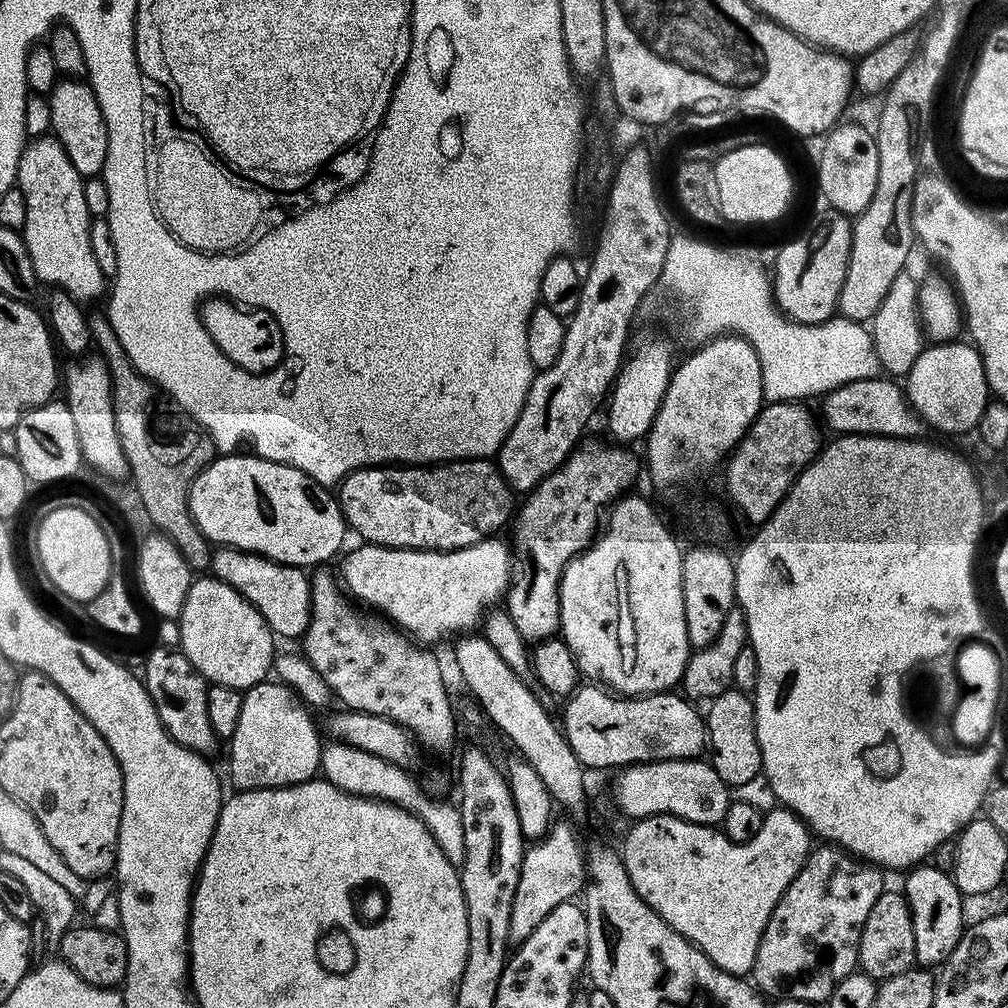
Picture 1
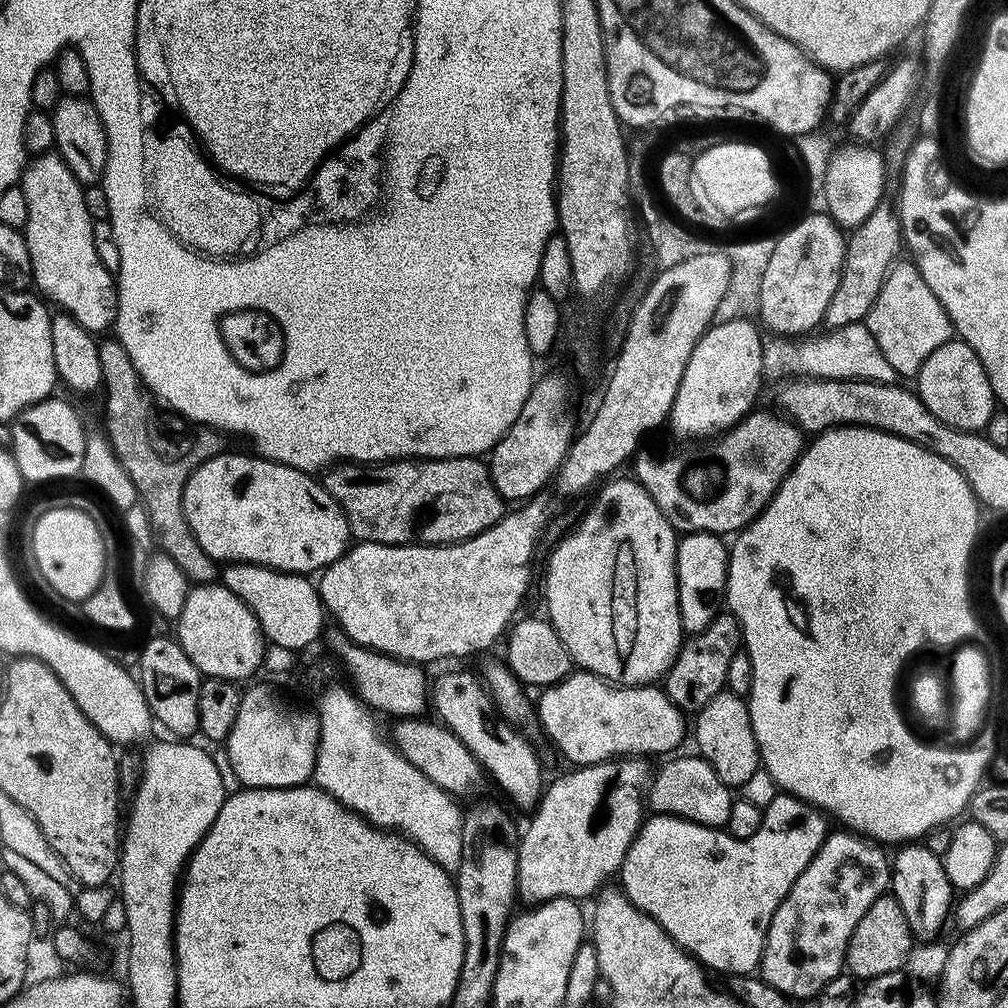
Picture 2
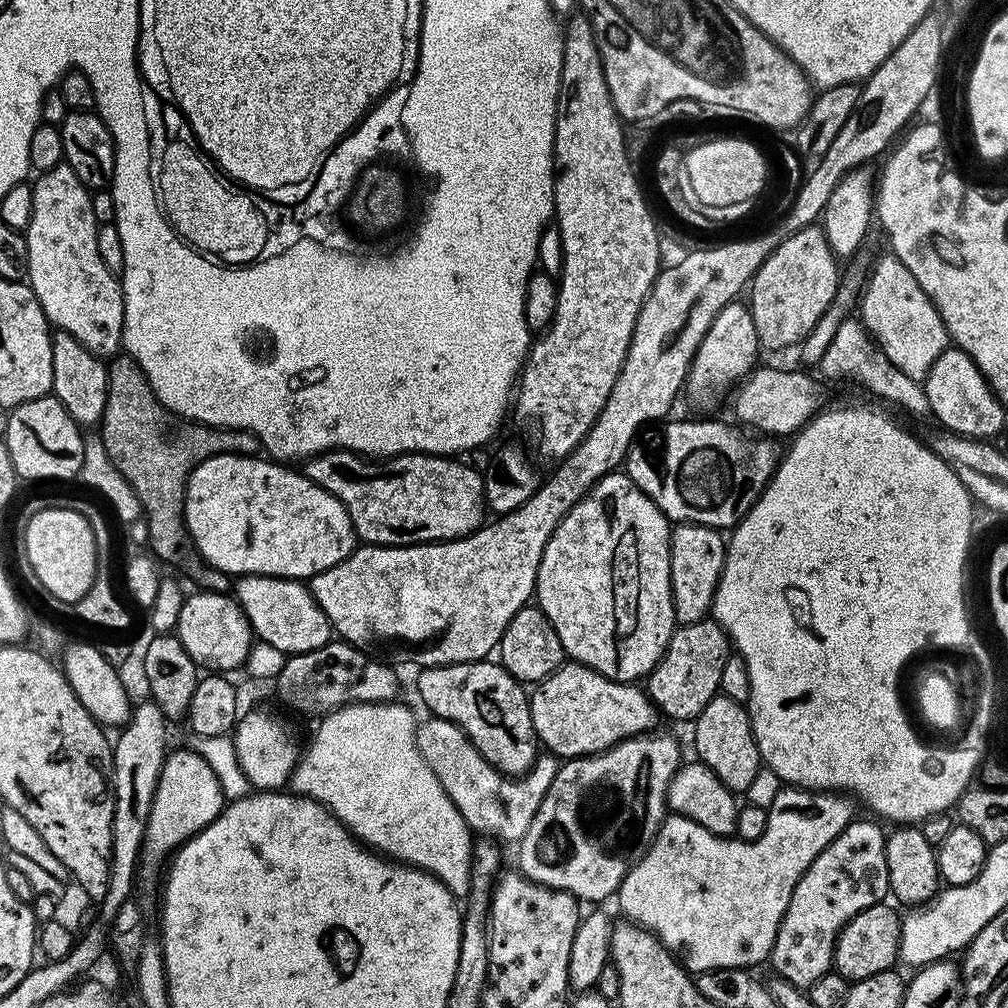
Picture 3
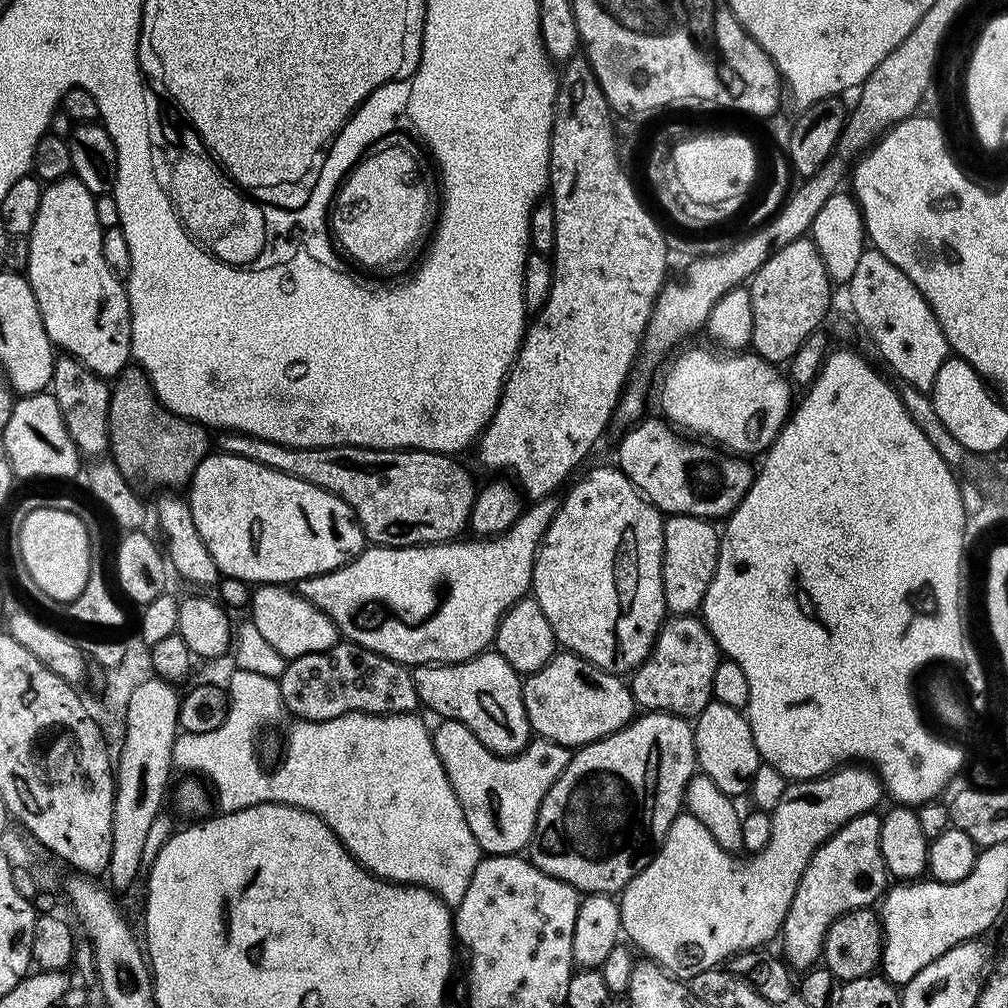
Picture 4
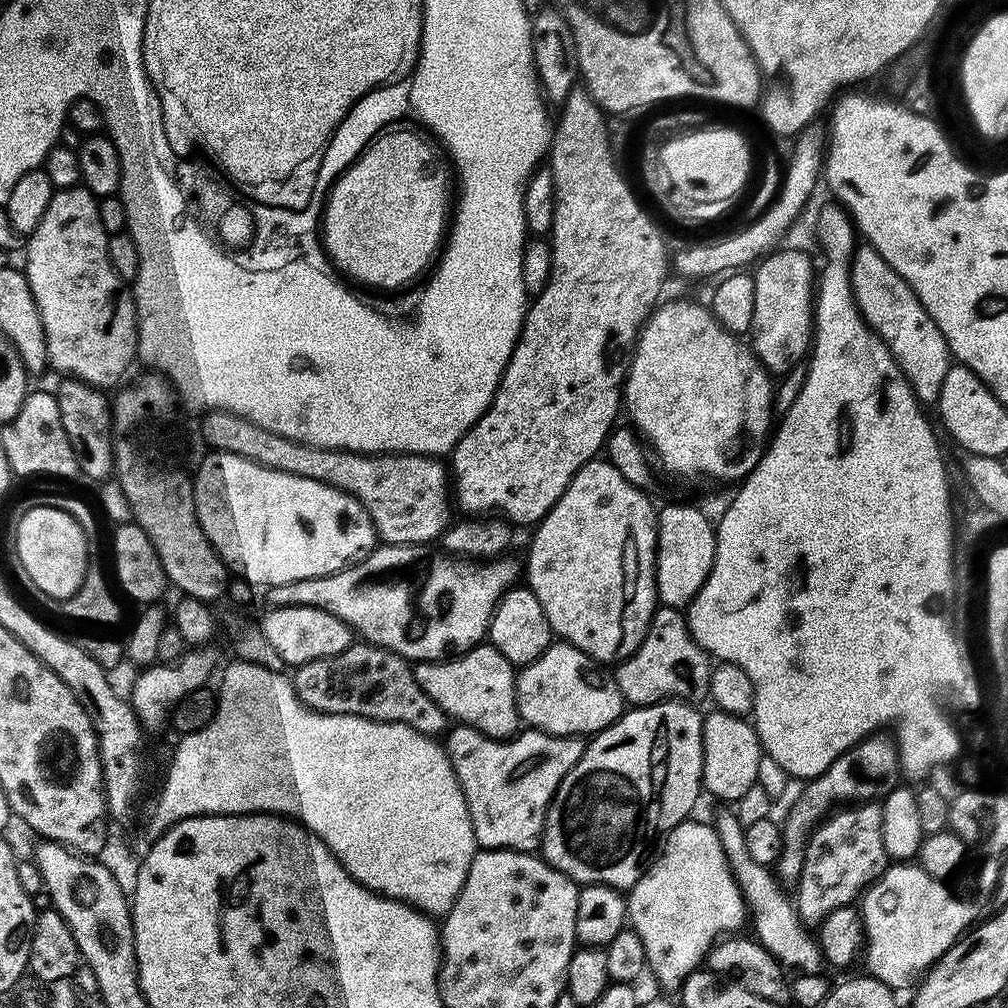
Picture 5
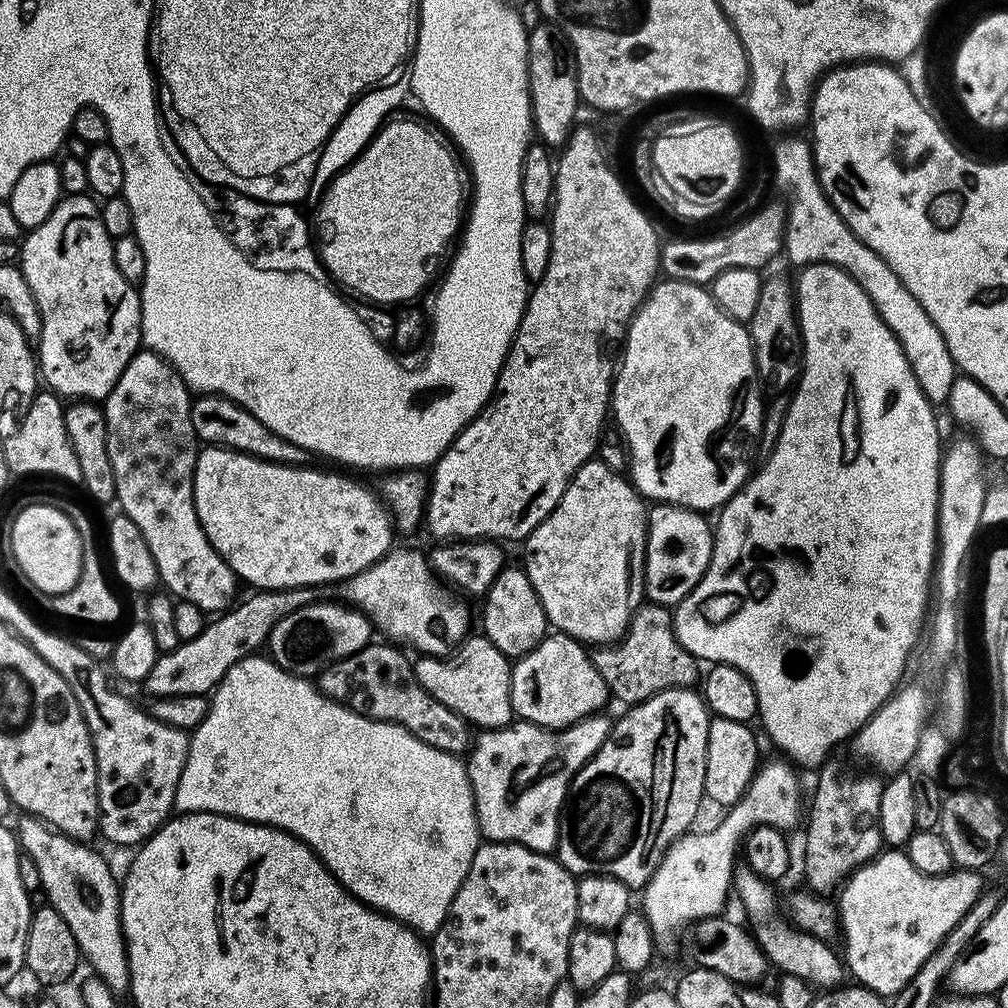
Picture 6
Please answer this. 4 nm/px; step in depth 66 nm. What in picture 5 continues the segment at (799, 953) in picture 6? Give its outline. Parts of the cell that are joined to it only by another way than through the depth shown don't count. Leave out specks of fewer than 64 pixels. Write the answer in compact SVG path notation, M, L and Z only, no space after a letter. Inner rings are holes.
M724 812L717 820L714 820L714 827L728 868L731 870L736 885L739 886L740 893L743 894L750 924L754 926L752 932L755 939L785 967L796 968L795 971L798 972L819 971L824 964L824 959L817 939L808 934L809 929L797 914L793 901L789 896L787 898L776 882L777 877L770 874L771 869L751 857L750 850L746 847L743 822L741 823L732 813Z

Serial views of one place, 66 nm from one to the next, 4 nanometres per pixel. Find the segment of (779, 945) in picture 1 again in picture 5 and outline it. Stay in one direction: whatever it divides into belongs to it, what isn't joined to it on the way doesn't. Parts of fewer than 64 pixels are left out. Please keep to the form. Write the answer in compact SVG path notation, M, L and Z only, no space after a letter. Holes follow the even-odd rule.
M860 802L855 806L844 806L833 811L827 819L817 824L804 848L804 865L798 877L800 893L794 896L797 914L805 925L818 926L824 921L826 914L855 905L862 894L867 892L868 887L879 876L884 875L888 863L888 855L882 846L882 810L879 803Z

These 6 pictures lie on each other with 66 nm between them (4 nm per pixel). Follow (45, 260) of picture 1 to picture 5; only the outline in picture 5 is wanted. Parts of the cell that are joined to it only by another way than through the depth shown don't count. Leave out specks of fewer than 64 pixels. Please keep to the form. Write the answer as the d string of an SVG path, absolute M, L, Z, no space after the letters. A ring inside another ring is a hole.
M77 186L56 190L53 191L50 198L50 206L46 206L46 214L42 214L42 222L38 222L38 226L27 237L26 252L28 248L28 257L25 258L24 264L22 263L22 271L28 278L28 285L34 294L34 302L38 306L38 314L42 318L42 326L46 334L46 346L48 347L49 365L53 369L56 367L61 372L59 374L61 377L81 380L101 390L111 389L111 384L117 383L116 385L119 385L129 375L129 373L127 374L128 367L131 366L132 359L134 361L137 359L140 343L140 329L136 322L136 298L129 289L128 292L124 289L127 288L125 281L120 280L114 266L110 266L110 258L108 257L109 235L110 233L102 226L102 218L98 218L97 197L93 196L87 188Z

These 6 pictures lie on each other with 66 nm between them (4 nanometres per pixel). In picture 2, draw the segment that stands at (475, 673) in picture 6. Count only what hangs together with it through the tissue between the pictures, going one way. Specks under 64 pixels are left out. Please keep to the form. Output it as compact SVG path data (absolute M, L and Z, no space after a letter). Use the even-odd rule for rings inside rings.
M448 672L430 684L430 704L439 723L453 732L474 754L481 769L520 808L535 809L544 795L546 779L540 773L540 760L532 744L505 718L492 699L484 681L472 672Z

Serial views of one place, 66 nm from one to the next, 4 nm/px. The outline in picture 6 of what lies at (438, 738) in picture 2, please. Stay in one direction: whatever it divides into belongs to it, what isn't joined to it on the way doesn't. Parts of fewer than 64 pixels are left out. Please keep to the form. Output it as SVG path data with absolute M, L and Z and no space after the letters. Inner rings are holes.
M597 714L582 718L569 728L543 728L527 722L513 722L507 728L489 728L473 739L466 756L468 781L474 794L476 821L485 841L497 840L503 844L521 844L535 852L555 853L560 818L566 807L568 787L572 779L586 766L586 762L608 740L613 717Z

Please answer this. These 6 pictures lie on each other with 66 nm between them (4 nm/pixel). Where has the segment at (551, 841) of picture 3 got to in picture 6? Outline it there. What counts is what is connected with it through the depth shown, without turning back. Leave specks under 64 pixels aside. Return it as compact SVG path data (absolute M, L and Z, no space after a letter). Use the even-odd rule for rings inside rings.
M668 688L664 692L654 694L641 704L631 705L625 712L628 713L621 720L617 719L613 723L608 740L602 742L602 746L586 762L586 766L582 766L582 770L578 770L578 774L572 779L572 784L568 787L568 799L560 818L560 833L558 834L554 855L560 861L560 865L577 878L612 876L614 879L623 882L630 890L642 890L658 870L666 850L695 825L692 823L695 822L696 815L700 812L700 800L705 799L706 738L708 737L710 713L707 704L704 703L703 695L692 688Z

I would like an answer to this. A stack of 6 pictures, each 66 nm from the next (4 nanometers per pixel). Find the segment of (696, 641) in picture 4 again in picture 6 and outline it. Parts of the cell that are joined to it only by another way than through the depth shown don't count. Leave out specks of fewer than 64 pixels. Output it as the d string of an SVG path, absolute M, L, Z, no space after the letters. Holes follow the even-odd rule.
M641 604L623 638L615 644L597 647L591 653L592 665L602 674L609 693L624 706L641 704L668 688L692 688L701 679L702 664L678 642L672 629L672 612L663 604Z

